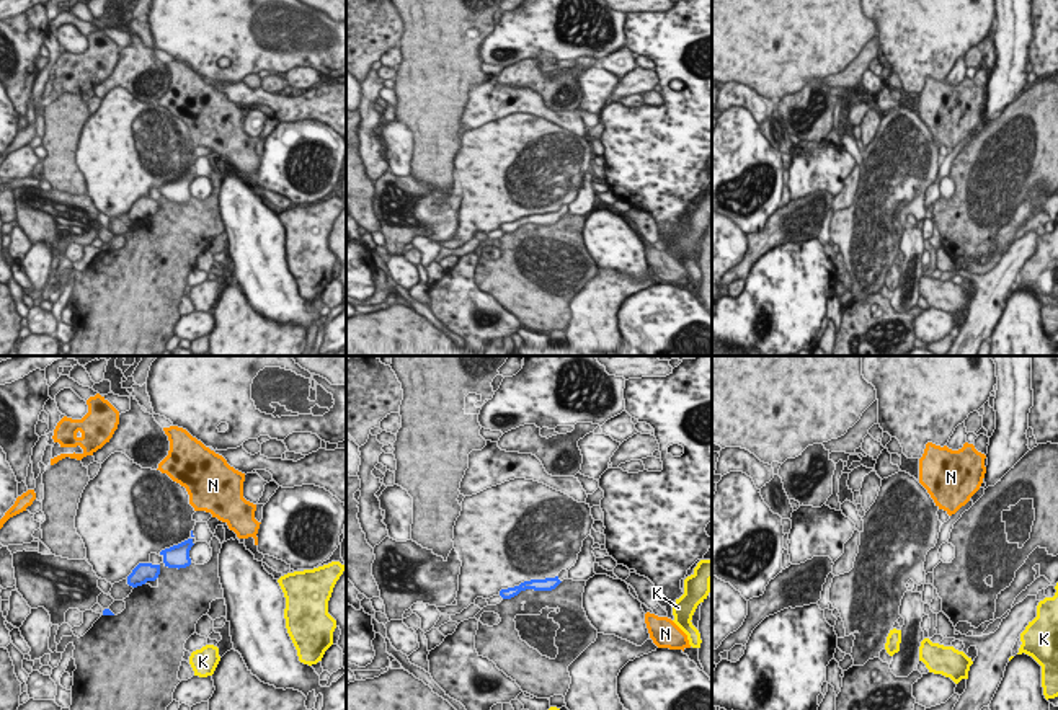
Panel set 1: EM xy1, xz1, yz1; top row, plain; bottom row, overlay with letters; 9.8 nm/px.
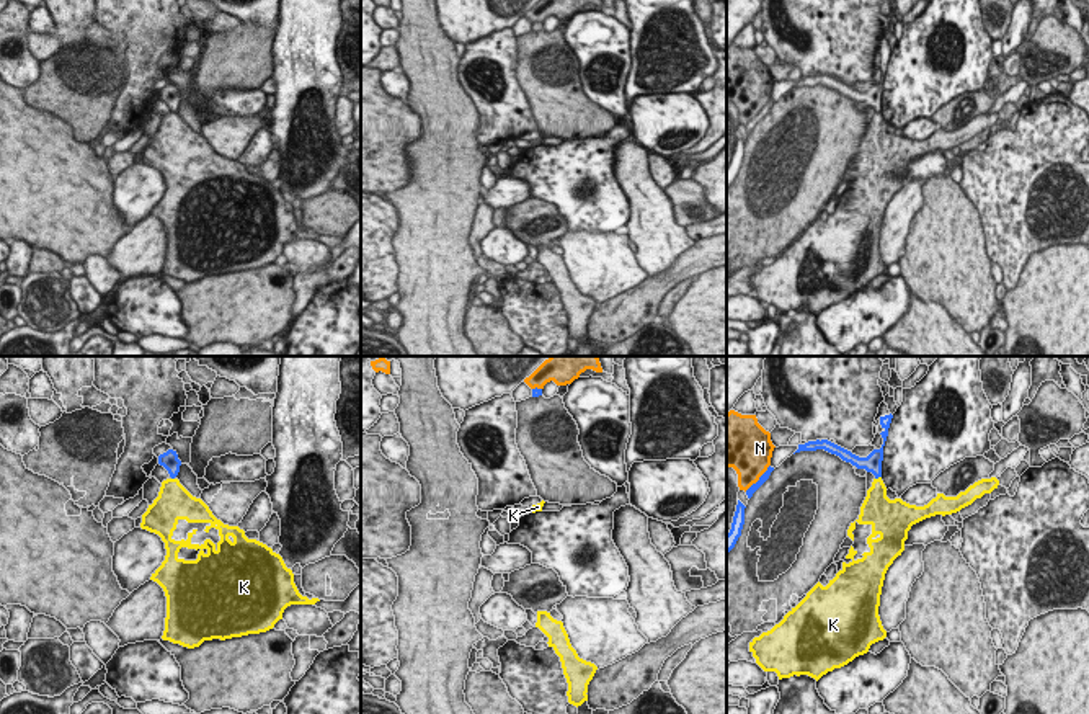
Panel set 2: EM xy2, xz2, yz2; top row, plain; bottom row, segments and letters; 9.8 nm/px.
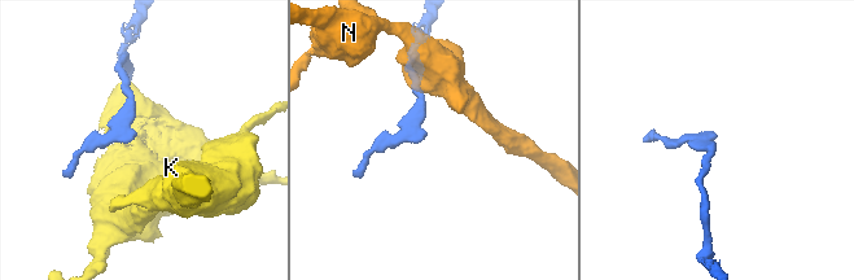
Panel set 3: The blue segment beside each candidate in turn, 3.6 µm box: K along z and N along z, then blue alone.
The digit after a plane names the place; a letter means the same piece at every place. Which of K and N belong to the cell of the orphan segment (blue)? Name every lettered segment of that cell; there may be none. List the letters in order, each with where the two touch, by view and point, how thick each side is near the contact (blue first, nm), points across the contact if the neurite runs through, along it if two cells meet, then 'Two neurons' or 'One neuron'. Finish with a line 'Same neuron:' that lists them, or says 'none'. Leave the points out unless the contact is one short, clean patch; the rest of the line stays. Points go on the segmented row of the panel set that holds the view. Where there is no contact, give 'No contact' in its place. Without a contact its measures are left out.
K: Touches blue at yz2 (877, 477). Thickness 180 nm (blue) against 240 nm. Boundary: yz2 (880, 476), (875, 479). Two neurons
N: Touches blue at yz2 (760, 479). Thickness 70 nm (blue) against 400 nm. Boundary: yz2 (769, 464), (745, 490). Two neurons
Same neuron: none.

